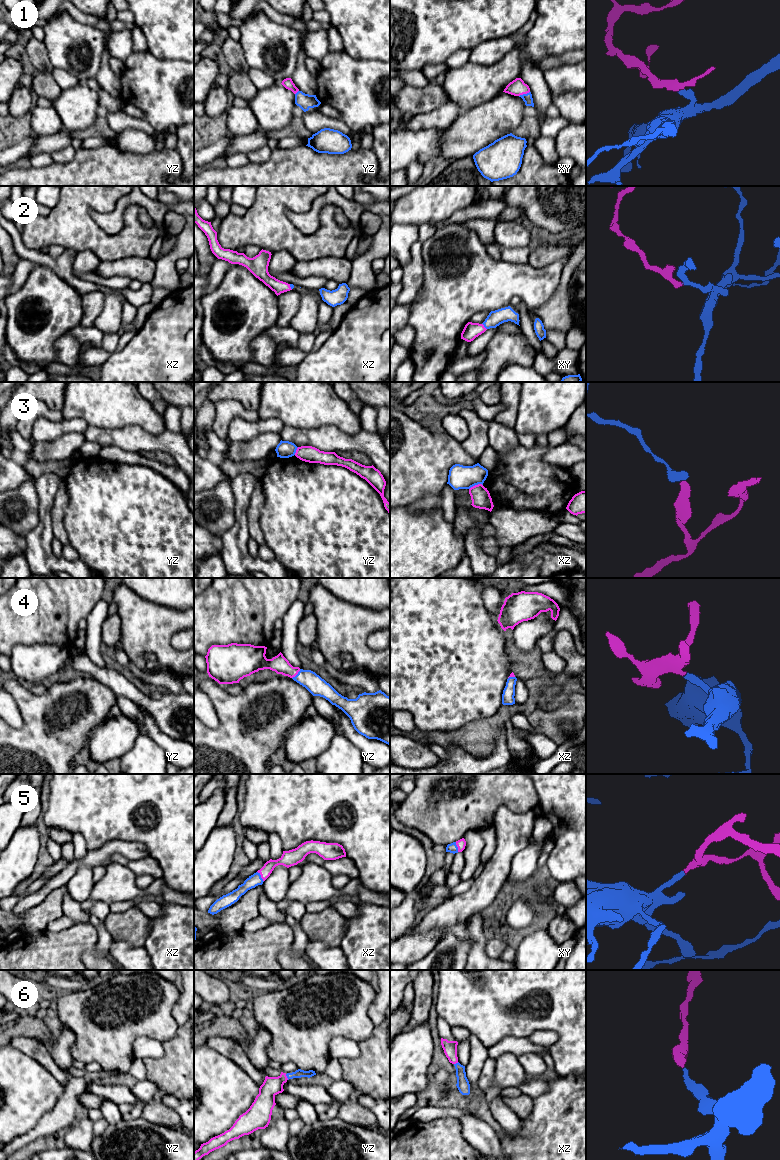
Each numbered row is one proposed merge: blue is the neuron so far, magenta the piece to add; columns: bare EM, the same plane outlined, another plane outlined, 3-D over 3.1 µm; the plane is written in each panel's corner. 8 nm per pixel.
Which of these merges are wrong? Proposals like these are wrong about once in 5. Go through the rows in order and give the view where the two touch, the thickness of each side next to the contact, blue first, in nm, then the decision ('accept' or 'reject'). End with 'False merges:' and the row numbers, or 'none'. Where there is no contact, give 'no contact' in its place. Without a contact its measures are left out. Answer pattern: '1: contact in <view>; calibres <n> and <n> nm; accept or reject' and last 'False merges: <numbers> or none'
1: contact in xy; calibres 80 and 140 nm; accept
2: contact in xy; calibres 120 and 130 nm; accept
3: contact in xz; calibres 190 and 160 nm; reject
4: contact in yz; calibres 150 and 140 nm; accept
5: contact in xz; calibres 100 and 100 nm; accept
6: contact in yz; calibres 70 and 150 nm; accept
False merges: 3

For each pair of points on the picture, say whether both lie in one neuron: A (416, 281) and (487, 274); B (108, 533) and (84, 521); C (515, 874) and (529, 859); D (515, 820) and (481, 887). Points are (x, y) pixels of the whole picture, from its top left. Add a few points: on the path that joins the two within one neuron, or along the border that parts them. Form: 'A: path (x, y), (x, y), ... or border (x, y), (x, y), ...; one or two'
A: border (422, 256), (423, 284), (419, 293), (411, 301); two
B: path (102, 527), (96, 521), (90, 521); one
C: path (519, 870), (525, 863); one
D: path (512, 837), (496, 870); one

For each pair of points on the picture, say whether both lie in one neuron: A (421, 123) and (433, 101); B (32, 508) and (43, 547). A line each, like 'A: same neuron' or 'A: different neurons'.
A: different neurons
B: different neurons

